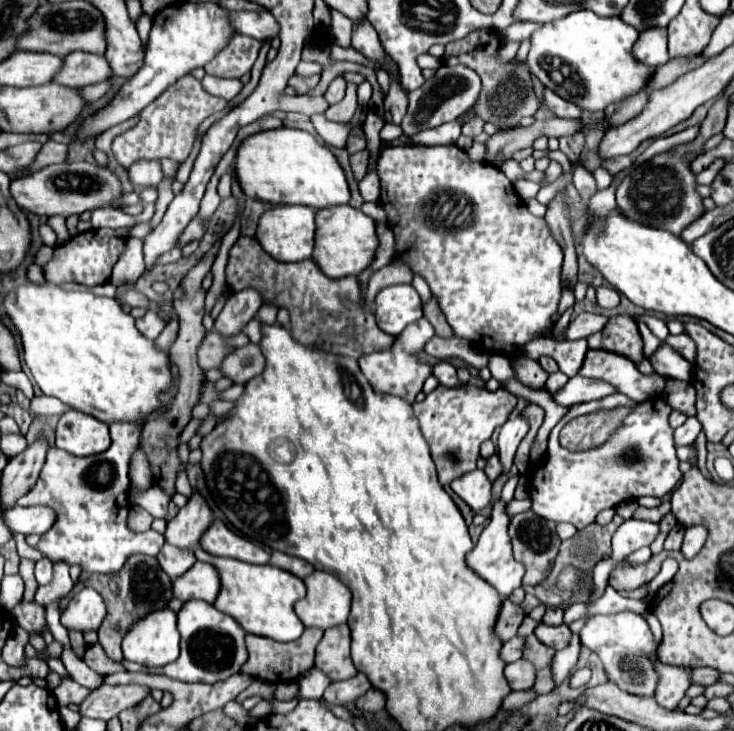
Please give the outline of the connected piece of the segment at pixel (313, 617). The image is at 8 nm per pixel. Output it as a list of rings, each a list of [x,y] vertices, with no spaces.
[[[314,571],[304,579],[306,597],[296,601],[294,611],[304,627],[328,629],[346,623],[350,613],[350,589],[328,571]]]

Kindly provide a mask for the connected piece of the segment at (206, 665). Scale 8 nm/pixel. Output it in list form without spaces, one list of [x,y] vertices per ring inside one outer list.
[[[190,600],[178,611],[178,631],[182,633],[182,653],[174,663],[160,667],[158,673],[186,683],[216,683],[240,673],[248,655],[244,645],[246,633],[230,615],[220,613],[205,601]]]

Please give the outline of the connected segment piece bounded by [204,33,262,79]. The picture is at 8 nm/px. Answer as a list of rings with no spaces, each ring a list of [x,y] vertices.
[[[236,33],[230,45],[224,51],[220,51],[204,69],[208,75],[214,75],[214,77],[240,79],[244,73],[252,69],[260,53],[260,47],[262,47],[260,41]]]

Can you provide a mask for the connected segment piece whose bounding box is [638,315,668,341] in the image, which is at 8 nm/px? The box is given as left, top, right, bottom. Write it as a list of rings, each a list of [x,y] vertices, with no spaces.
[[[640,315],[638,317],[642,323],[646,323],[648,325],[648,329],[658,337],[658,339],[666,339],[668,337],[668,327],[666,327],[666,323],[662,321],[662,319],[658,319],[658,317],[652,317],[652,315]]]

